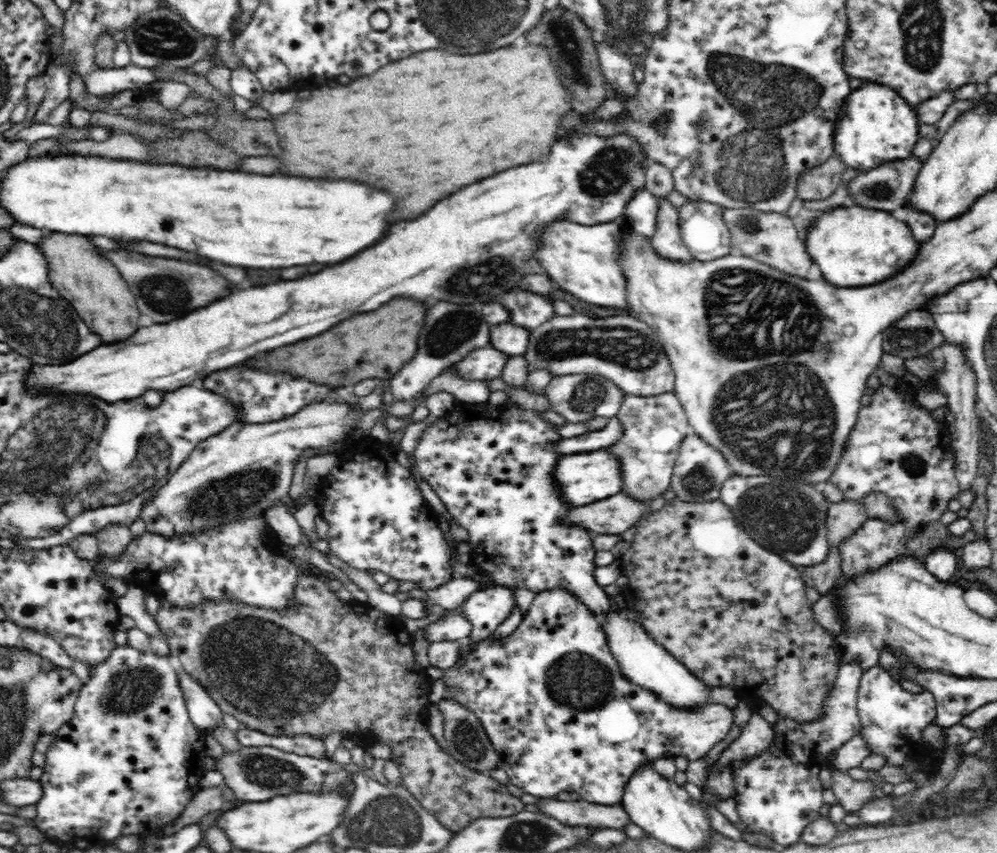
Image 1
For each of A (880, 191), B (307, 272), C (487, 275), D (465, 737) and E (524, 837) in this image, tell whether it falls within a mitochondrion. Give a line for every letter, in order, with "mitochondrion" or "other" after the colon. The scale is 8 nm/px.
A: mitochondrion
B: other
C: mitochondrion
D: mitochondrion
E: mitochondrion

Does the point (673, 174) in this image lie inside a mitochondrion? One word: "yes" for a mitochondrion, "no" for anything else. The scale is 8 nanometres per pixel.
no

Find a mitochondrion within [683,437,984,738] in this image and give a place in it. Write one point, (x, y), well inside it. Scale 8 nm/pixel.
(786, 516)

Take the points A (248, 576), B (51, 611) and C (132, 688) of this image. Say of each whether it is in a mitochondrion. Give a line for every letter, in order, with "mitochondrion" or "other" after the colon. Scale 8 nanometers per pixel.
A: other
B: other
C: mitochondrion

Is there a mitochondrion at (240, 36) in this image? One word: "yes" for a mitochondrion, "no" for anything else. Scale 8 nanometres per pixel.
no

